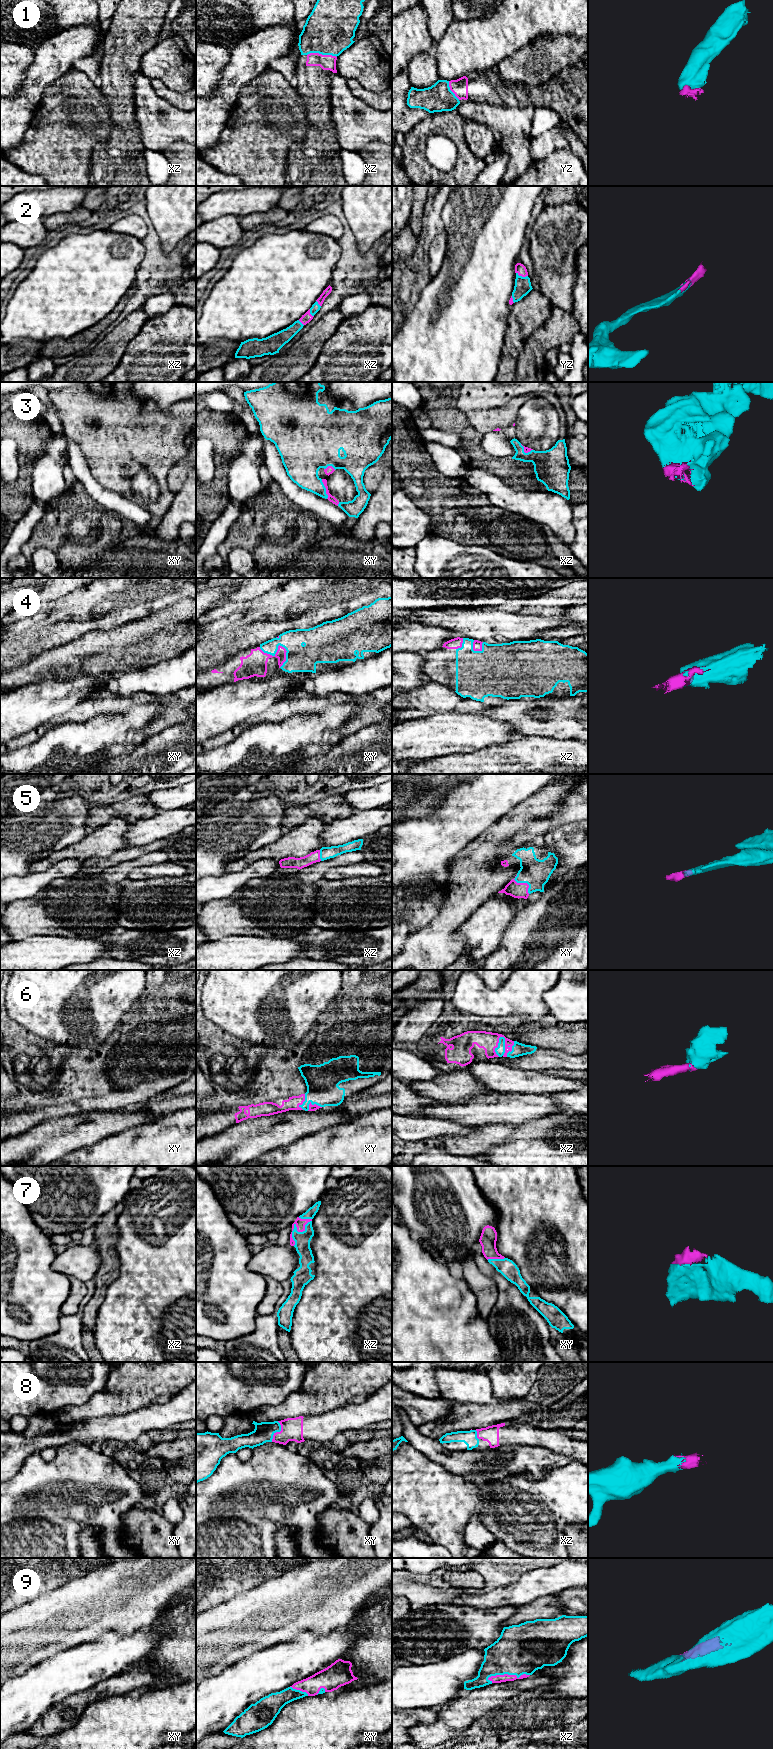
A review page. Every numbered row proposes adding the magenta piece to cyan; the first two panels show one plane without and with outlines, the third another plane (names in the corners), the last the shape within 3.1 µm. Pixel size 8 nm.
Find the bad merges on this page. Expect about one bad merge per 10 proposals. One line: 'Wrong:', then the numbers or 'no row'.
Wrong: no row

